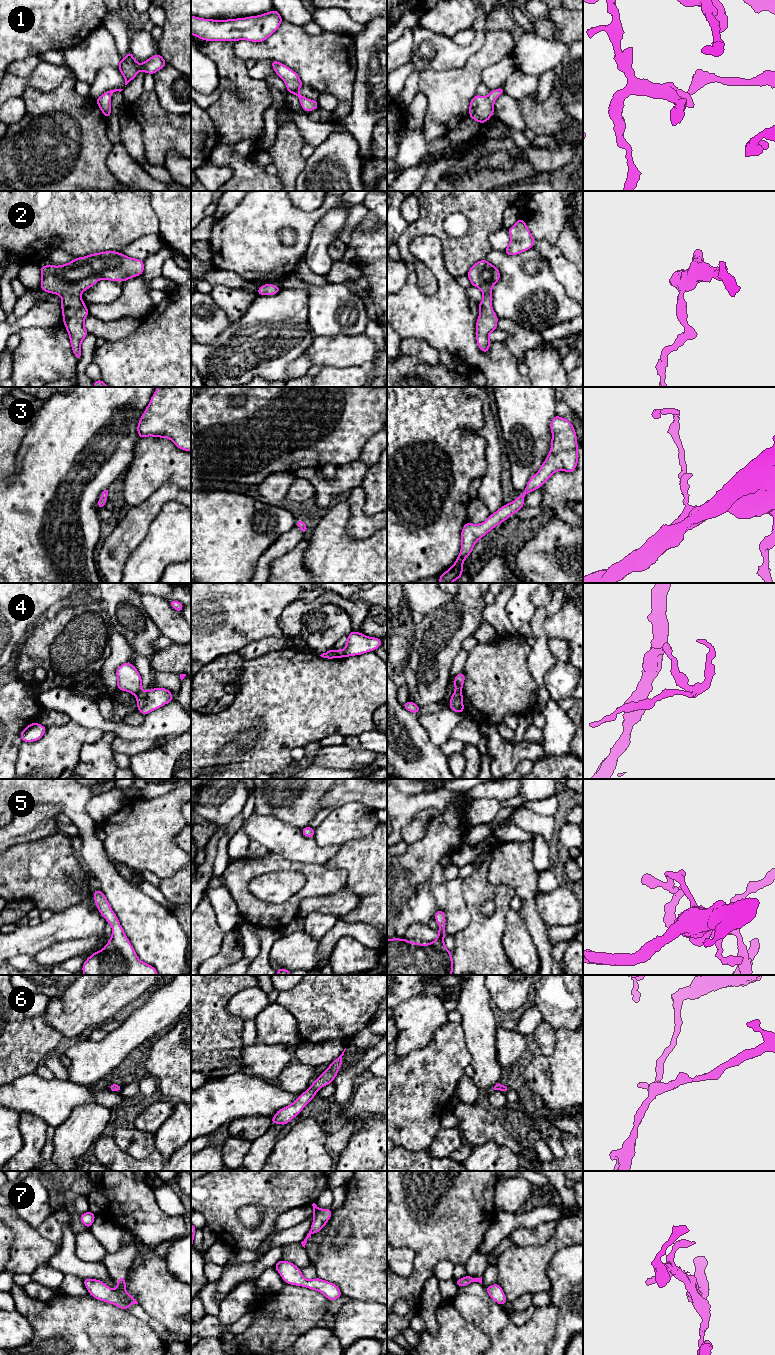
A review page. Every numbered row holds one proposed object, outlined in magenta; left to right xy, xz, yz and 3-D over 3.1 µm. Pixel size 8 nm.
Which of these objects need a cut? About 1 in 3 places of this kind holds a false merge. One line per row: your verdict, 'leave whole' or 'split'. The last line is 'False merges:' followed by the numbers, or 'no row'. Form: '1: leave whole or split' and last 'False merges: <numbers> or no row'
1: leave whole
2: leave whole
3: leave whole
4: split
5: leave whole
6: leave whole
7: leave whole
False merges: 4

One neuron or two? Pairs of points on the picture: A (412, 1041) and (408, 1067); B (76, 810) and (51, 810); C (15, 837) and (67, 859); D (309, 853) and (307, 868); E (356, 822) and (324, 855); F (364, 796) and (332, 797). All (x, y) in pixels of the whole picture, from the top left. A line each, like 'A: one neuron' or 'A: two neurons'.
A: two neurons
B: two neurons
C: two neurons
D: two neurons
E: two neurons
F: one neuron

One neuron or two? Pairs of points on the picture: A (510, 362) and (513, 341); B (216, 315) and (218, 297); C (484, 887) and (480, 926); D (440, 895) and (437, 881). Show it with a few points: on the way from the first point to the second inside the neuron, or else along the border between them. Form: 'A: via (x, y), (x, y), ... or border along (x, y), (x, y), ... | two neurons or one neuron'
A: border along (504, 342), (508, 350), (518, 359) | two neurons
B: border along (209, 294), (224, 311), (231, 323) | two neurons
C: via (476, 897), (476, 916) | one neuron
D: via (439, 892), (438, 884) | one neuron

